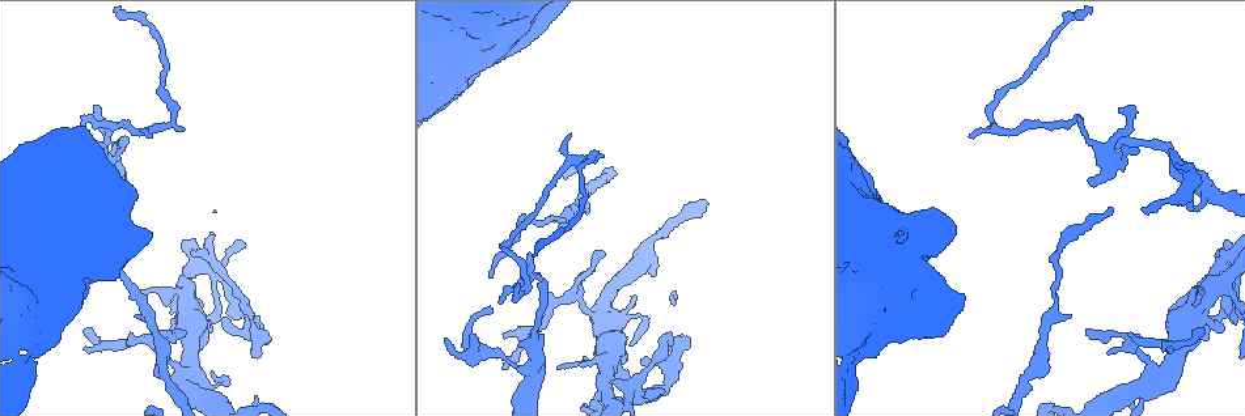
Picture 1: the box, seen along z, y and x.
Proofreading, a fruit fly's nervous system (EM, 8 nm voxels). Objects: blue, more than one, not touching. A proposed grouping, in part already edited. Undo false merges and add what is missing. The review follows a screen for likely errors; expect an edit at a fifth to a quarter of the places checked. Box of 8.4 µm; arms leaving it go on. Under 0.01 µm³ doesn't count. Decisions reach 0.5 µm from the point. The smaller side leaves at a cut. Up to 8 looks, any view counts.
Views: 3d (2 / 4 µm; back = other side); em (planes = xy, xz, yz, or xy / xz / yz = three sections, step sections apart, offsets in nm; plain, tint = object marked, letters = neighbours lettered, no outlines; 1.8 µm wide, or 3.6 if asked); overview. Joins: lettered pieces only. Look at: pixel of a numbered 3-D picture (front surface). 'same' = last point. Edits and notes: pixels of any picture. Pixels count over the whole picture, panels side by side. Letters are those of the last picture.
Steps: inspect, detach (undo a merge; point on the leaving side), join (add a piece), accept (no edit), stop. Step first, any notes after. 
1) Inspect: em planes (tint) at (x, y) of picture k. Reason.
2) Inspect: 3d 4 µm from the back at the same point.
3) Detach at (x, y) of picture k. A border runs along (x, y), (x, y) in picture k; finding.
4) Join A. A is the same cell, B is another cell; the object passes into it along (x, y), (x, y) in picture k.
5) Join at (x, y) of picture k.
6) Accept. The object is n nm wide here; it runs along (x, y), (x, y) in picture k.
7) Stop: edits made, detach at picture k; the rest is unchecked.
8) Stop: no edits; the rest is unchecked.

Inspect: 3d 4 µm from the back at (869, 336) of picture 1. Thick turns thin.

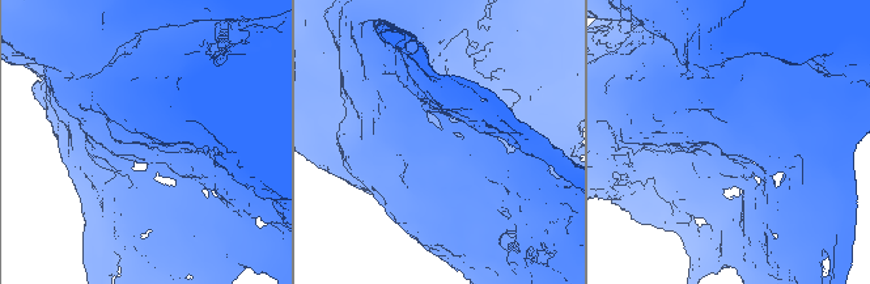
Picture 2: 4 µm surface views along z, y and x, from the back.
Inspect: em yz step 4 (tint) at (434, 142) of picture 2.

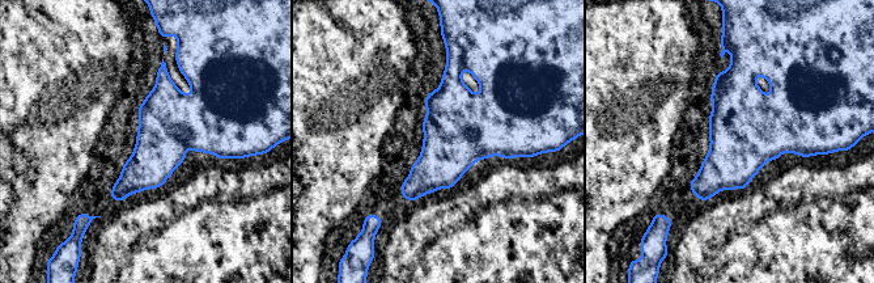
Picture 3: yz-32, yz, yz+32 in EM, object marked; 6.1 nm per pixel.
Inspect: em yz step 4 (letters) at the same point.

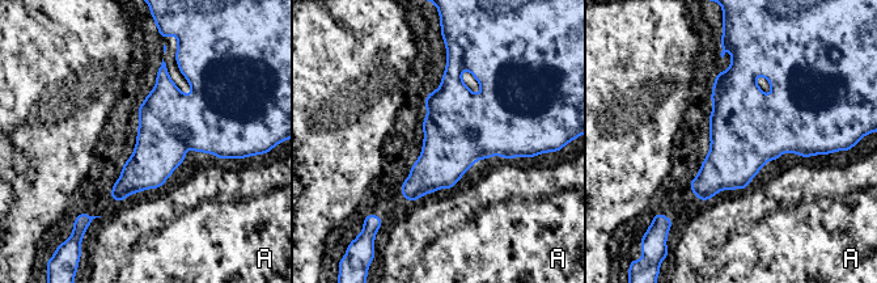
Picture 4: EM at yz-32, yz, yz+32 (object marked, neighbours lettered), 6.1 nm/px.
Detach at (250, 114) of picture 4. The object is 360 nm wide here; A is another cell; a border runs along (194, 92), (232, 156) in picture 4; a second neuron is stuck on.

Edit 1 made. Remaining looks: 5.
Inspect: overview.

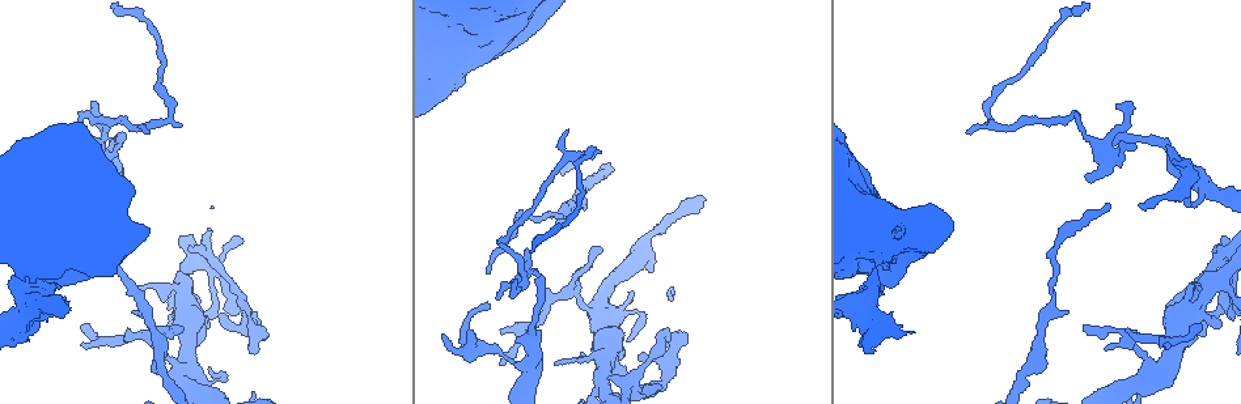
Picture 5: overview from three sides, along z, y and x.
Inspect: em xy step 4 (letters) at (1200, 289) of picture 5.

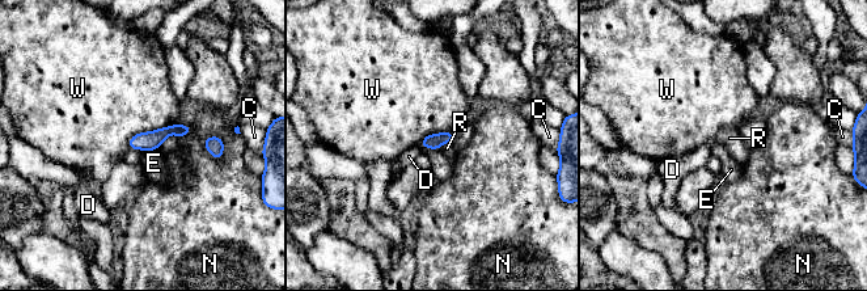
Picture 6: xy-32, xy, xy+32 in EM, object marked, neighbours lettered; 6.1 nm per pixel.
Accept. The object is 90 nm wide here; C, D, E, N, R and W are other cells; none of them fits.

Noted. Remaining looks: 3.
Inspect: em planes (letters) at (108, 152) of picture 5.

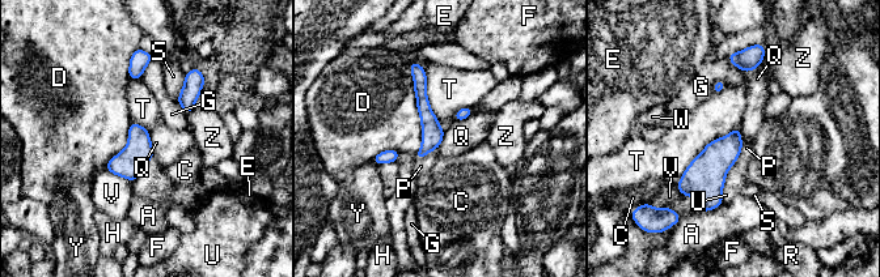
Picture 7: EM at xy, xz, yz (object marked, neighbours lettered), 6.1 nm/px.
Accept. A, C, D, E, F, G, H, P, Q, R, S, T, U, V, W, Y and Z are other cells; it runs along (413, 65), (428, 119), (422, 153) in picture 7; continuous, no second neuron.

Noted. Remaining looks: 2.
Stop: edits made, detach at picture 4; the rest is unchecked.

